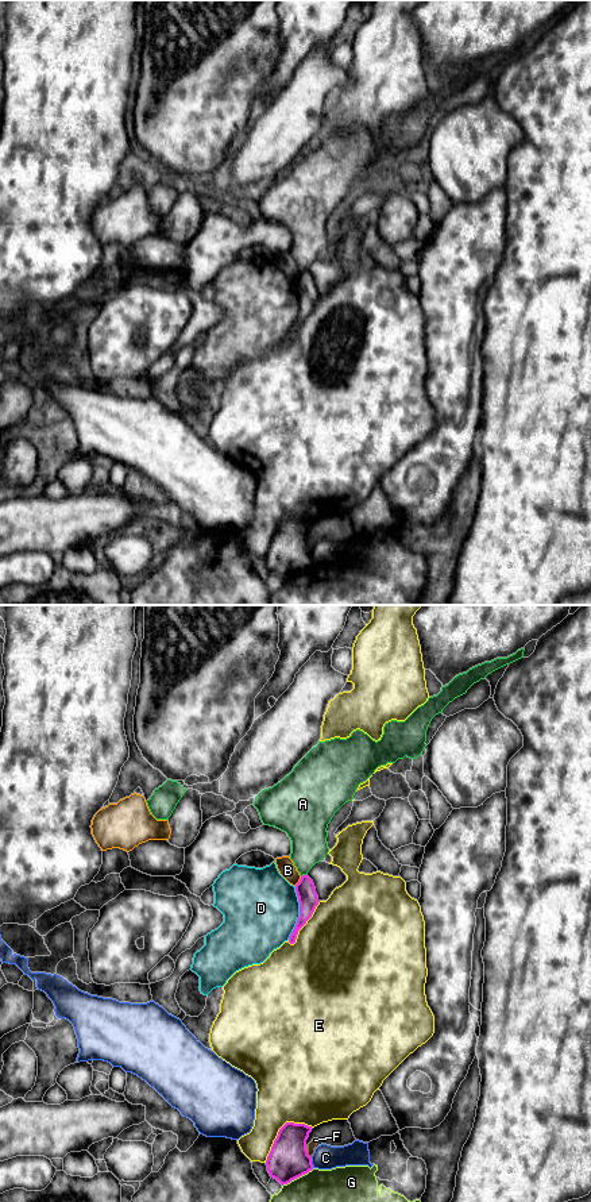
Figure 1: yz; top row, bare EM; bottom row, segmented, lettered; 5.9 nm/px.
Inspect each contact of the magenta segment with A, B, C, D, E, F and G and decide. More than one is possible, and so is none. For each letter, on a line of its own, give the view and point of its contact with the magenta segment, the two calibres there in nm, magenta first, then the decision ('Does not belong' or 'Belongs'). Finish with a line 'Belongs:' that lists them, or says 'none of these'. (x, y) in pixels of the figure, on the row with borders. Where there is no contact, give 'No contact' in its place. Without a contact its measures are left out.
A: Touches magenta at yz (302, 875). Thickness 120 nm (magenta) against 220 nm. Does not belong
B: Touches magenta at yz (300, 881). Thickness 120 nm (magenta) against 100 nm. Does not belong
C: Touches magenta at yz (311, 1163). Thickness 240 nm (magenta) against 140 nm. Does not belong
D: Touches magenta at yz (300, 913). Thickness 120 nm (magenta) against 460 nm. Does not belong
E: Touches magenta at yz (279, 1129). Thickness 240 nm (magenta) against 400 nm. Does not belong
F: Touches magenta at yz (308, 1155). Thickness 240 nm (magenta) against 50 nm. Does not belong
G: Touches magenta at yz (297, 1177). Thickness 240 nm (magenta) against 200 nm. Does not belong
Belongs: none of these

